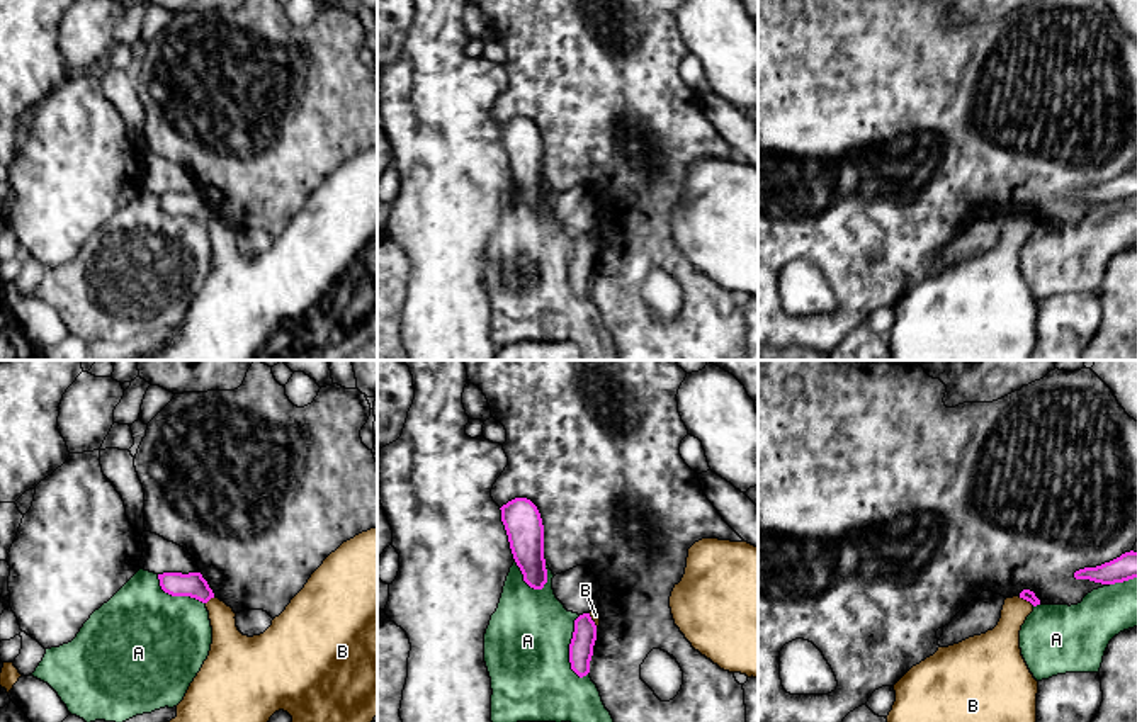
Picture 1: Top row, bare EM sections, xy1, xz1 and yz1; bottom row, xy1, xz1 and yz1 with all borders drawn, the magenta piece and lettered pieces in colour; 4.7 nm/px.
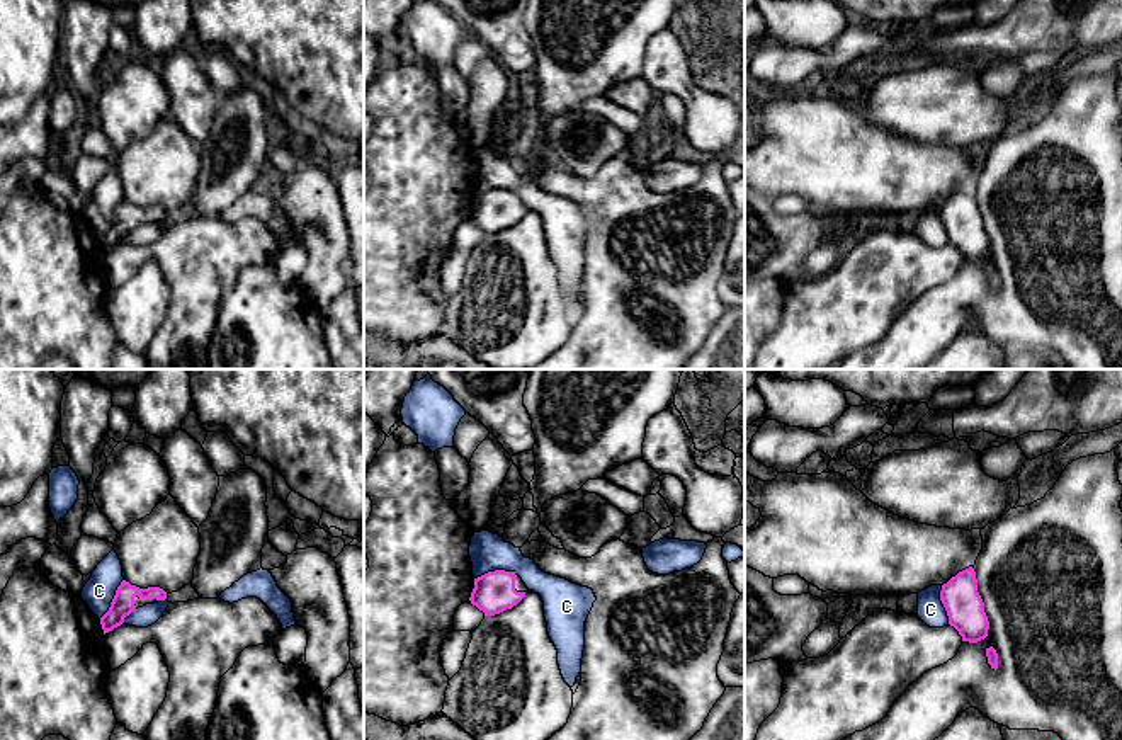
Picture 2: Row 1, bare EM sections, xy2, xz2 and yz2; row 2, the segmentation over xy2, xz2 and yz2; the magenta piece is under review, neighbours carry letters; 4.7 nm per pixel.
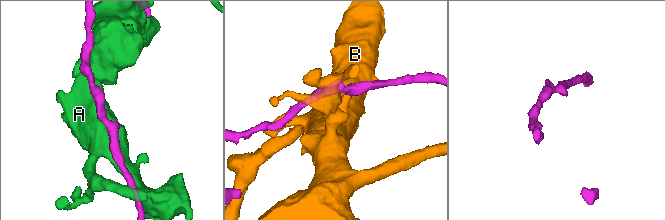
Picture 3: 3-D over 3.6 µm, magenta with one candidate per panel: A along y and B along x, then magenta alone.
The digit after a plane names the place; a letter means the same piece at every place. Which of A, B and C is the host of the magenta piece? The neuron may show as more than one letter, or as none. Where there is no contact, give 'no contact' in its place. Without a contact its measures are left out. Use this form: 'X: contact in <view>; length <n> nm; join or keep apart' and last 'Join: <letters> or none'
A: contact in xz1; length 300 nm; keep apart
B: contact in yz1; length 90 nm; keep apart
C: contact in xz2; length 200 nm; keep apart
Join: none

